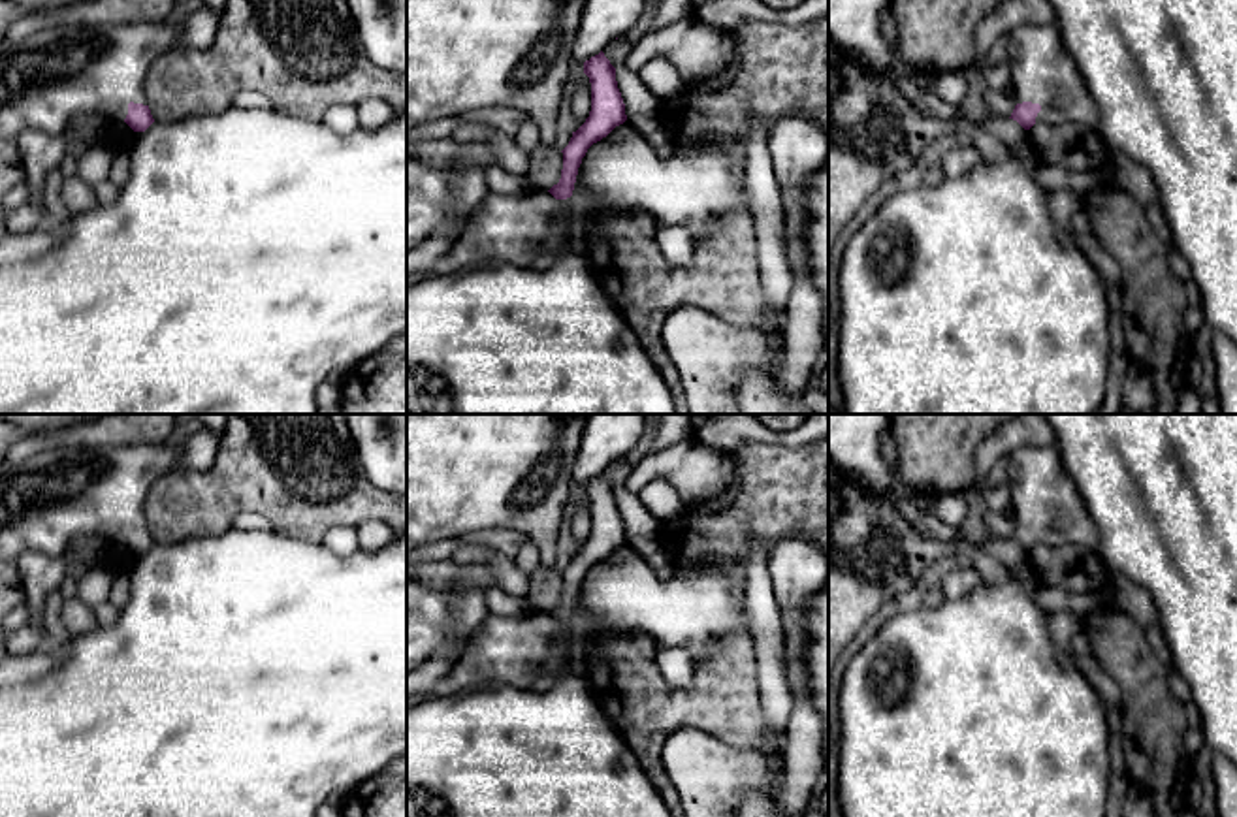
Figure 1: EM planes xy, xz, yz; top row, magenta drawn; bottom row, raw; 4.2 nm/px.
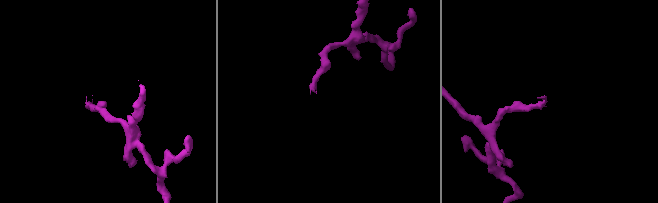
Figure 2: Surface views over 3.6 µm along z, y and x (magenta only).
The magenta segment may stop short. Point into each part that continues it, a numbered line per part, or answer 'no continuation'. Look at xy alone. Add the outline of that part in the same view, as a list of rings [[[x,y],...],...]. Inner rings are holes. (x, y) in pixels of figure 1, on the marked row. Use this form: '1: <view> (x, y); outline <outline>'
1: xy (61, 72); outline [[[58,24],[17,43],[0,40],[0,139],[17,141],[28,128],[58,136],[72,119],[94,113],[124,122],[130,102],[147,105],[147,72],[158,56],[175,49],[181,24]]]

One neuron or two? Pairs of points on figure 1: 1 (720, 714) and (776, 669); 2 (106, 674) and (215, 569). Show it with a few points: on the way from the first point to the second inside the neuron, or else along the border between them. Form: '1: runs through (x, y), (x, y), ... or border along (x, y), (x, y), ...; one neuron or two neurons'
1: border along (752, 639), (759, 704), (769, 725); two neurons
2: runs through (132, 652), (189, 595); one neuron

